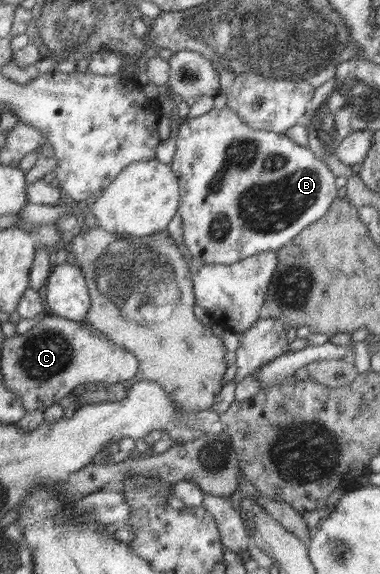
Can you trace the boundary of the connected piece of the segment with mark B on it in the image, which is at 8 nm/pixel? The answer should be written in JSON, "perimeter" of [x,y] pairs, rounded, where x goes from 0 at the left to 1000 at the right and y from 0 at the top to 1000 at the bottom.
{"perimeter":[[[558,188],[553,195],[532,199],[532,202],[489,204],[471,220],[468,235],[455,246],[461,249],[461,270],[447,289],[458,303],[466,305],[471,317],[474,348],[466,369],[482,383],[482,420],[503,439],[503,446],[529,449],[550,458],[603,462],[679,441],[726,439],[734,432],[768,422],[774,413],[782,413],[811,392],[842,383],[889,338],[884,307],[863,294],[858,282],[837,268],[834,258],[789,254],[750,233],[674,226],[668,221],[637,213],[626,199],[618,199],[608,190],[568,192]]]}

